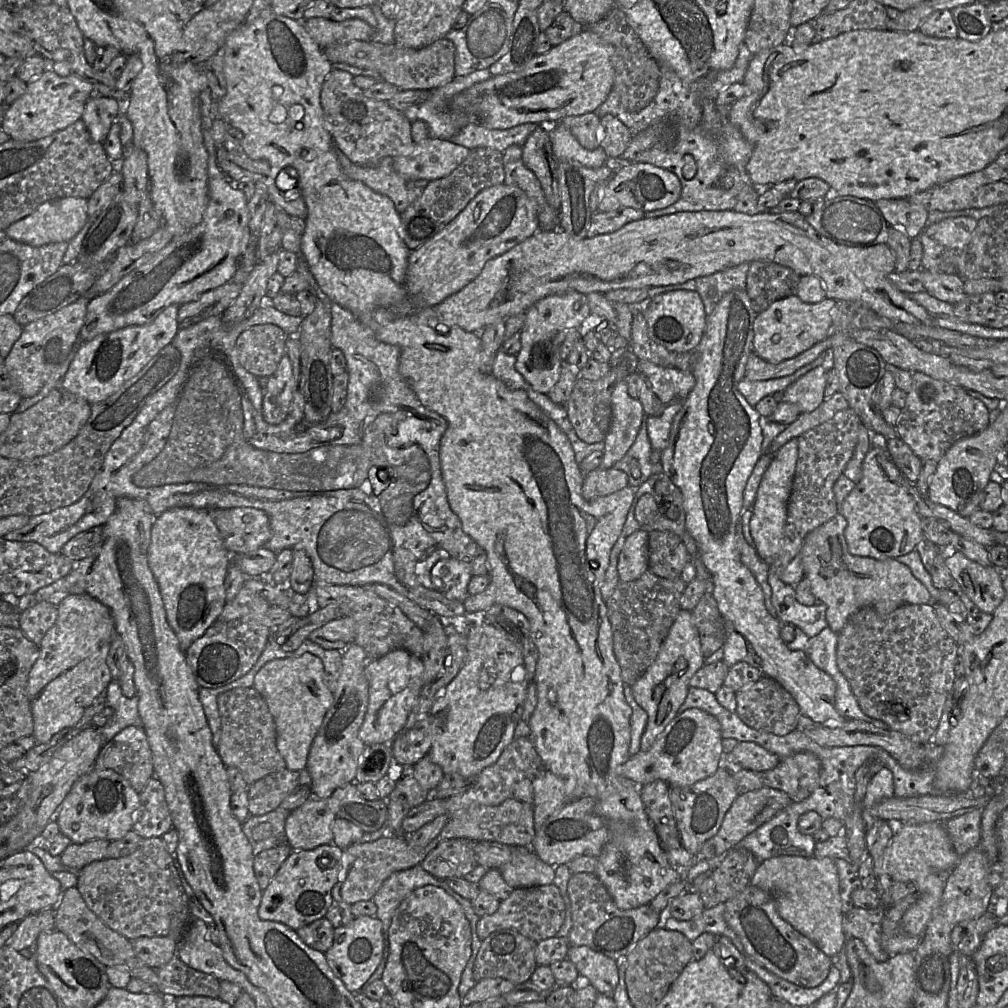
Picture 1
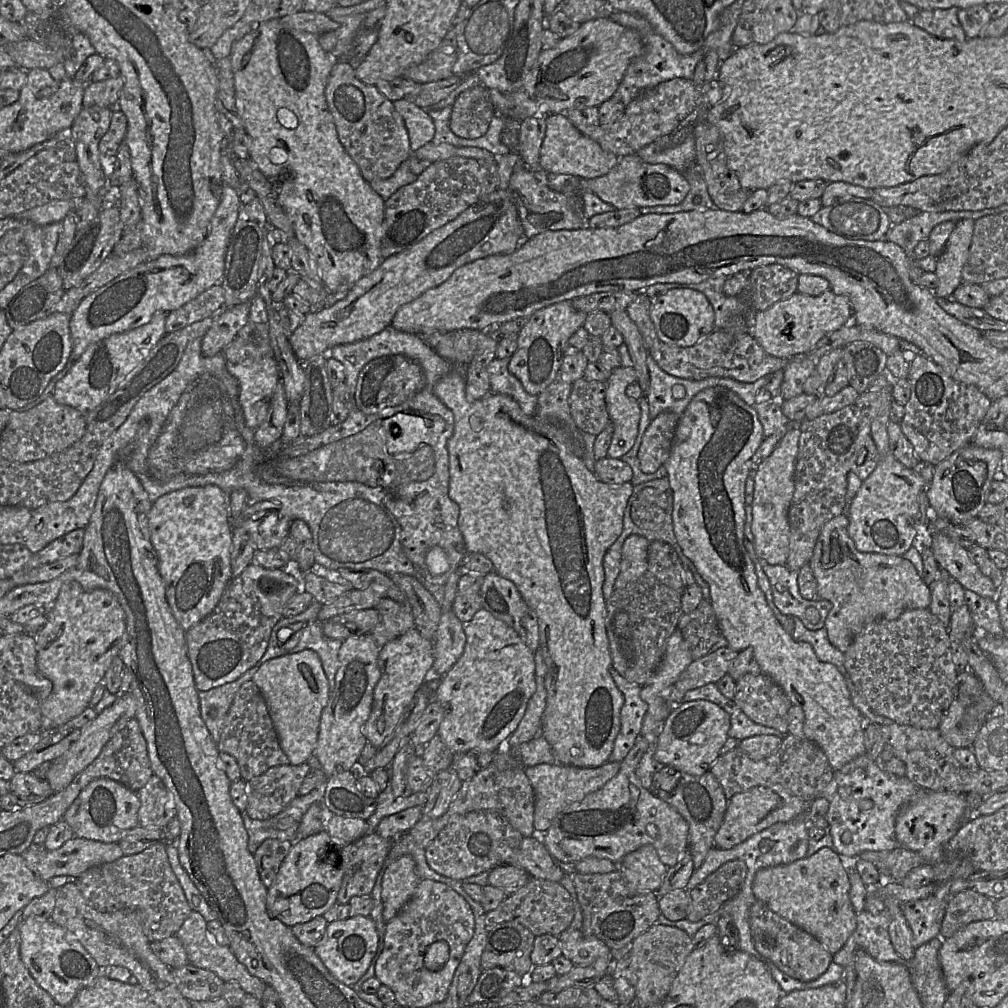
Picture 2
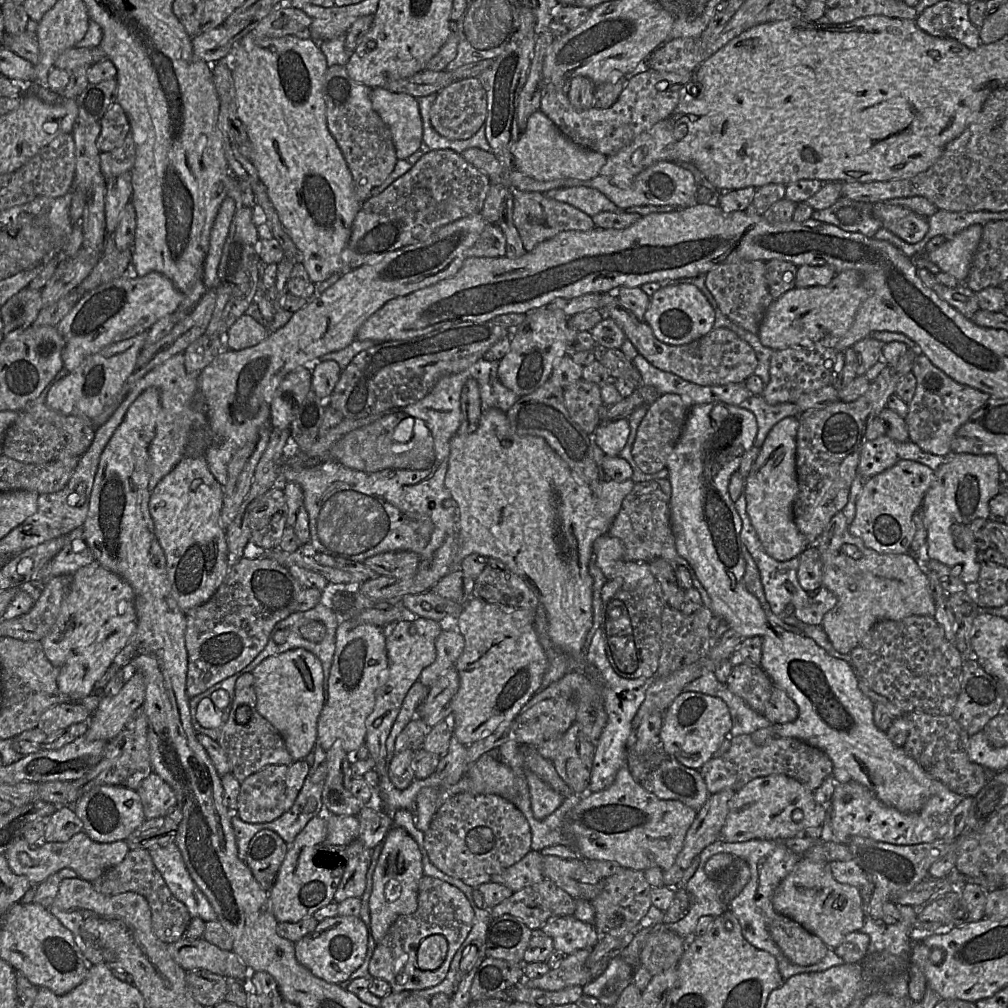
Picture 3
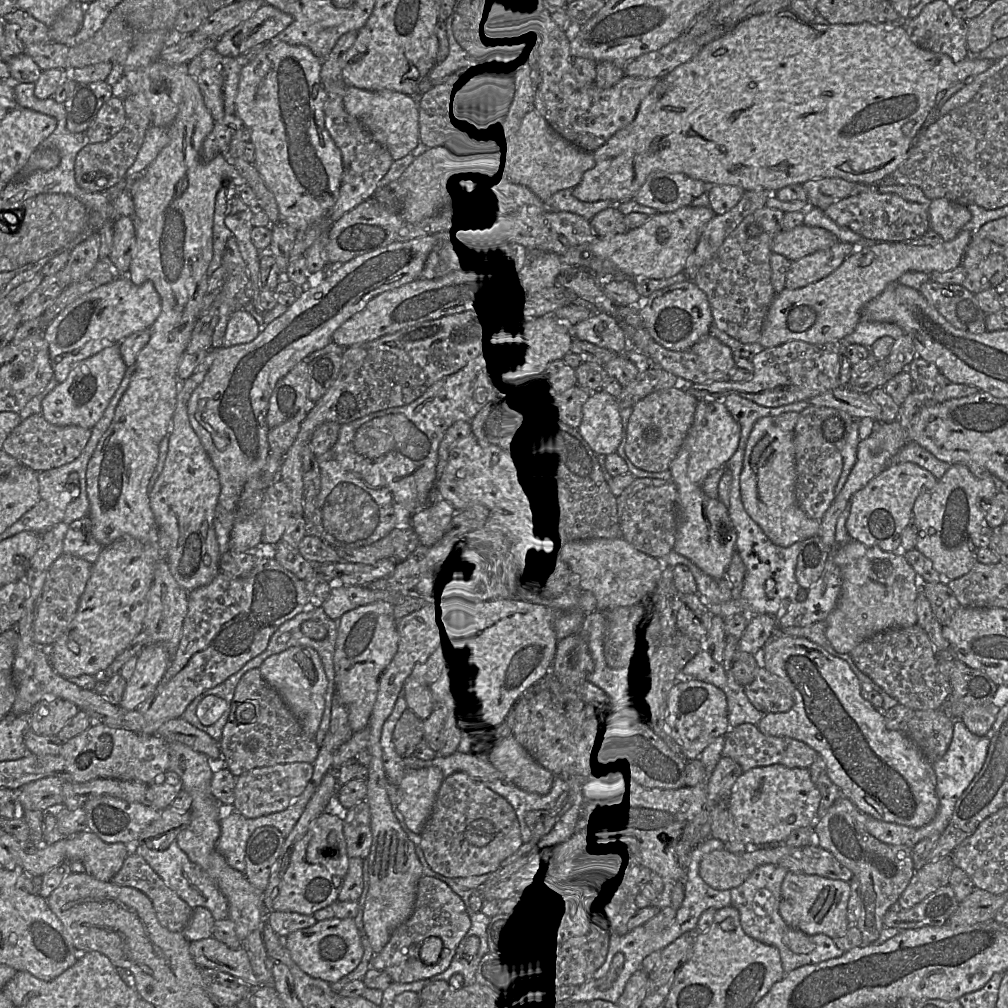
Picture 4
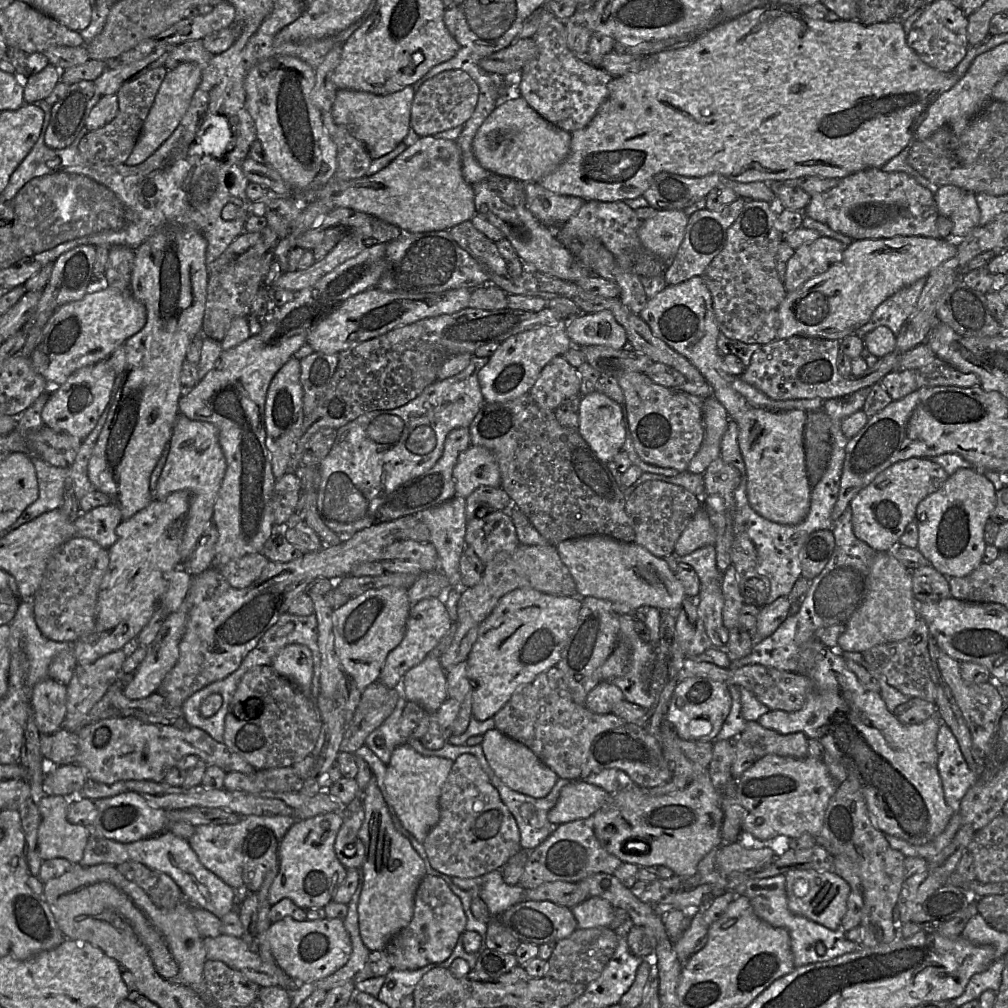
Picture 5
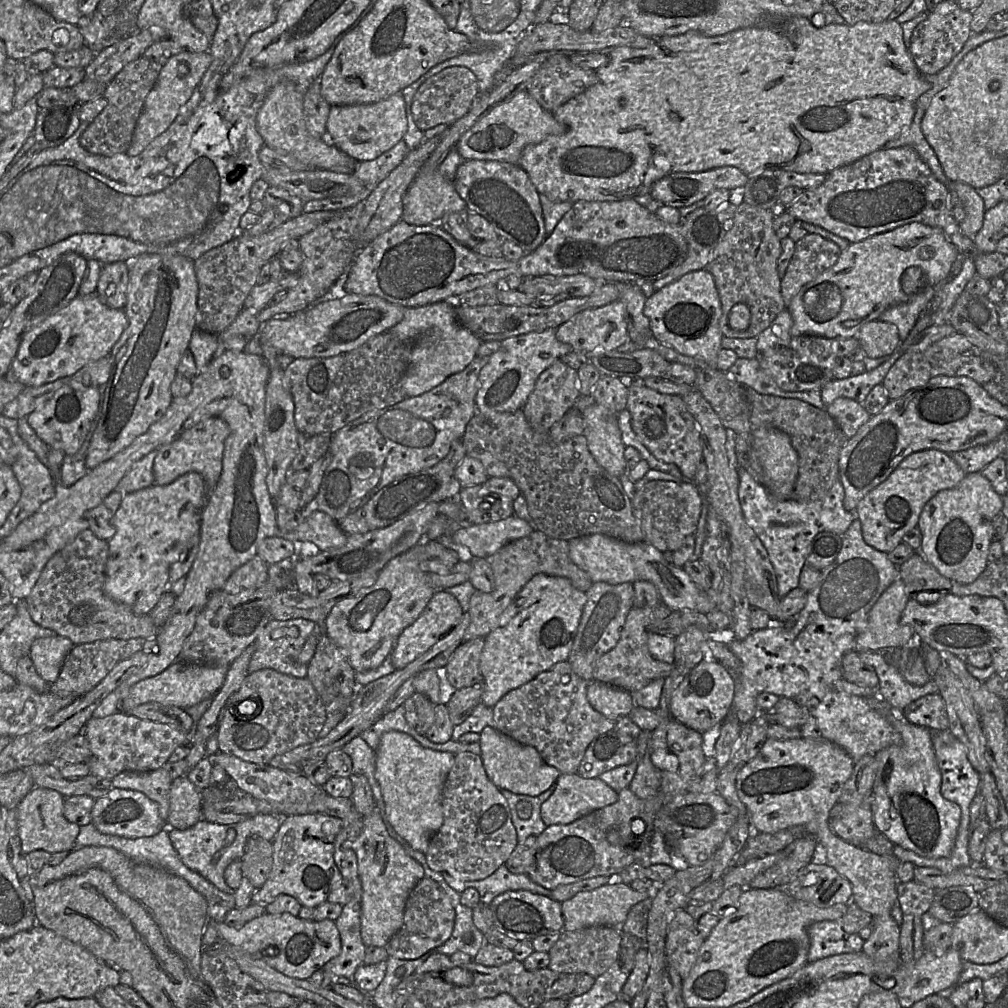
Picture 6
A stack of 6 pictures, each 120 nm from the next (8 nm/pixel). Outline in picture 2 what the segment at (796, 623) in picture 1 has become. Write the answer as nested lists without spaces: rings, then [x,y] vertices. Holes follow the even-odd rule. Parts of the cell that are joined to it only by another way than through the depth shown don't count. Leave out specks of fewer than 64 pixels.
[[[761,561],[764,573],[769,579],[773,602],[779,611],[789,617],[798,617],[809,630],[825,627],[825,620],[832,608],[831,602],[824,599],[804,599],[798,587],[798,571],[786,565],[772,565]],[[809,607],[815,607],[820,613],[817,623],[811,623],[805,616]]]

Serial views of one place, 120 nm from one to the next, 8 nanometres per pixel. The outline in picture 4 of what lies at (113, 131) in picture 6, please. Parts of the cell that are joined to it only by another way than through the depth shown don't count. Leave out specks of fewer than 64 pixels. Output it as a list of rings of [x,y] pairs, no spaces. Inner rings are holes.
[[[127,94],[123,104],[126,116],[123,128],[107,141],[87,143],[76,156],[76,182],[87,192],[104,192],[126,178],[126,172],[134,163],[151,125],[150,108],[143,95]]]

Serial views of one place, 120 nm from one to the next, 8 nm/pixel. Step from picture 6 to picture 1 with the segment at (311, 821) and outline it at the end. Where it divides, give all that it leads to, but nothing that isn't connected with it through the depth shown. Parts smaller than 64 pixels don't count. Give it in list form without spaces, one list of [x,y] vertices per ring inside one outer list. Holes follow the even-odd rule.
[[[316,847],[312,850],[294,850],[278,869],[276,875],[263,891],[258,915],[262,920],[276,921],[297,931],[315,920],[326,916],[334,903],[332,890],[338,881],[342,868],[342,857],[336,861],[330,854],[321,854],[330,847]],[[331,858],[330,868],[321,868],[320,860]]]

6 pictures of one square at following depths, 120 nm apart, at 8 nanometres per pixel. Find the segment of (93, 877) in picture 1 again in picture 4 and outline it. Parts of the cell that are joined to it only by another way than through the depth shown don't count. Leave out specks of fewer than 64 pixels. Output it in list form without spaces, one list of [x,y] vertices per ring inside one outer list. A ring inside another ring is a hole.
[[[130,852],[120,870],[110,880],[132,887],[149,897],[159,923],[171,932],[182,932],[193,909],[171,890],[141,856]]]

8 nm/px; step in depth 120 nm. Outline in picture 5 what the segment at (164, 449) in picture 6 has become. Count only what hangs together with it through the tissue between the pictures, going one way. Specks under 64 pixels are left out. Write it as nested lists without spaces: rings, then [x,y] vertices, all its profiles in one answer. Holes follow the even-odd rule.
[[[183,414],[176,419],[168,448],[153,499],[164,500],[171,493],[182,490],[190,495],[188,516],[179,546],[182,563],[195,549],[205,526],[212,522],[215,500],[226,471],[226,459],[219,444],[218,428],[209,422],[190,420]]]

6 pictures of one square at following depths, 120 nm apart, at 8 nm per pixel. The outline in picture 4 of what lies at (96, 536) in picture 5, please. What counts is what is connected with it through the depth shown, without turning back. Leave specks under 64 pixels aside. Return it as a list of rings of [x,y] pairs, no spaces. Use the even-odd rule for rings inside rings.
[[[89,516],[73,521],[64,538],[63,553],[95,563],[104,547],[92,534],[92,521]]]

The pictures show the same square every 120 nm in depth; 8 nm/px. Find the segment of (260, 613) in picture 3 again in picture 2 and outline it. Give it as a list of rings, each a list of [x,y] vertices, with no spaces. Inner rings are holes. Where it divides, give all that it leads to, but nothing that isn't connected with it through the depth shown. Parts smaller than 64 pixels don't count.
[[[250,563],[238,577],[232,578],[214,610],[185,632],[188,657],[197,690],[207,691],[233,682],[253,667],[265,653],[272,628],[283,617],[287,602],[299,589],[300,577],[287,568],[268,569]]]

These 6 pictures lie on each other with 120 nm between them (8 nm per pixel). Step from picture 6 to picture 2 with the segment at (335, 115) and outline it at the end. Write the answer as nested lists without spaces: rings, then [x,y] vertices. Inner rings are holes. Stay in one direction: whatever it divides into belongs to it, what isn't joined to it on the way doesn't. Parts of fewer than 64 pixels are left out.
[[[406,98],[396,100],[393,104],[404,120],[411,152],[430,143],[435,134],[435,127],[427,111]]]

